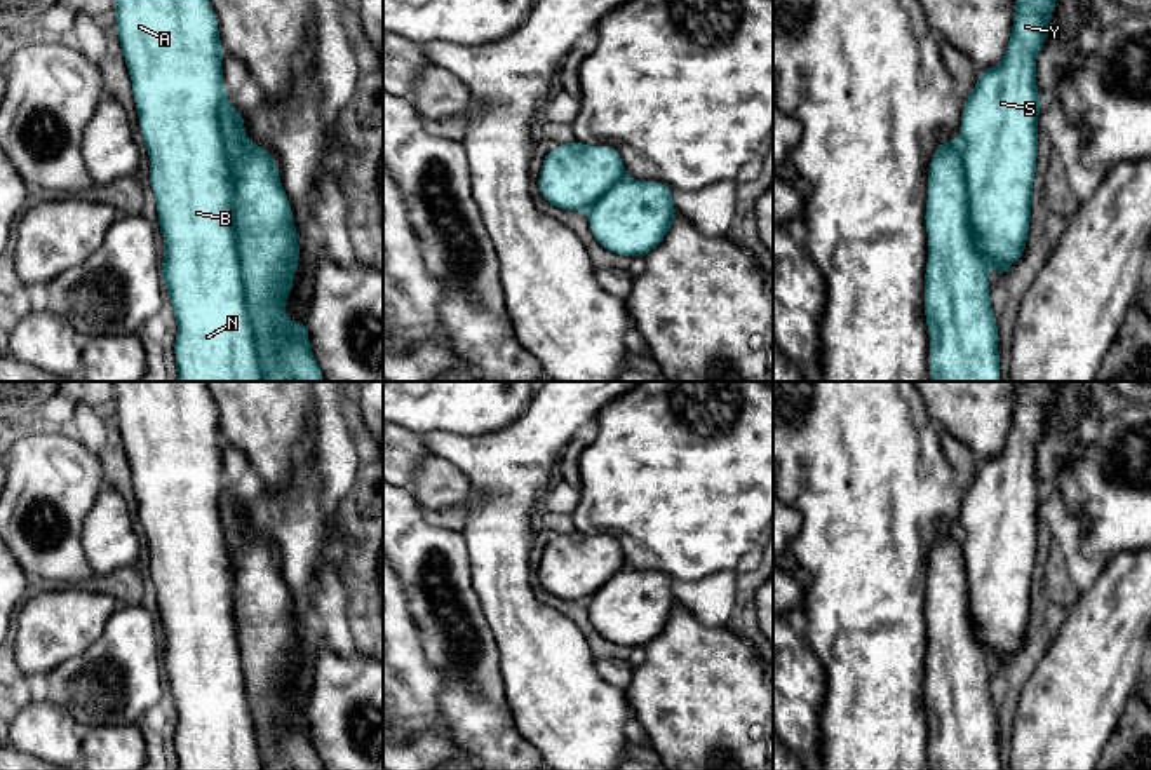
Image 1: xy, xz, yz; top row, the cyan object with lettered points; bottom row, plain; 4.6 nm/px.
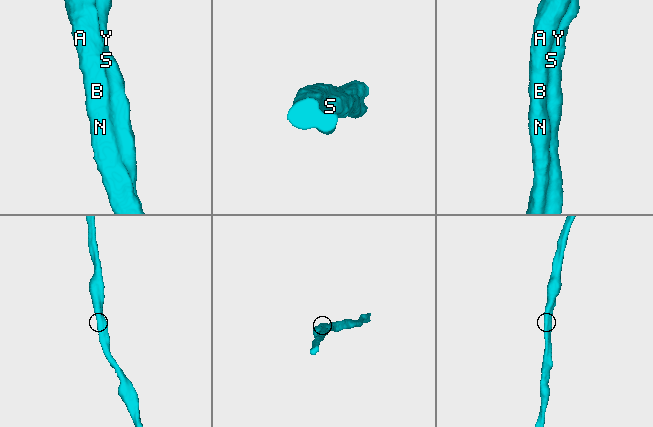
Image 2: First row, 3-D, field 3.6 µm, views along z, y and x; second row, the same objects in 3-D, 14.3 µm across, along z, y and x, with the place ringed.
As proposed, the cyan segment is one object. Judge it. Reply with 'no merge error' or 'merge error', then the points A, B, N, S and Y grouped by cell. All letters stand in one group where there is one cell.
no merge error; A B N S Y

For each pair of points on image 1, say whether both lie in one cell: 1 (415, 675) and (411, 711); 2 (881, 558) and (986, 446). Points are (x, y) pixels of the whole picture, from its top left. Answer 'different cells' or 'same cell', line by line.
1: same cell
2: different cells

